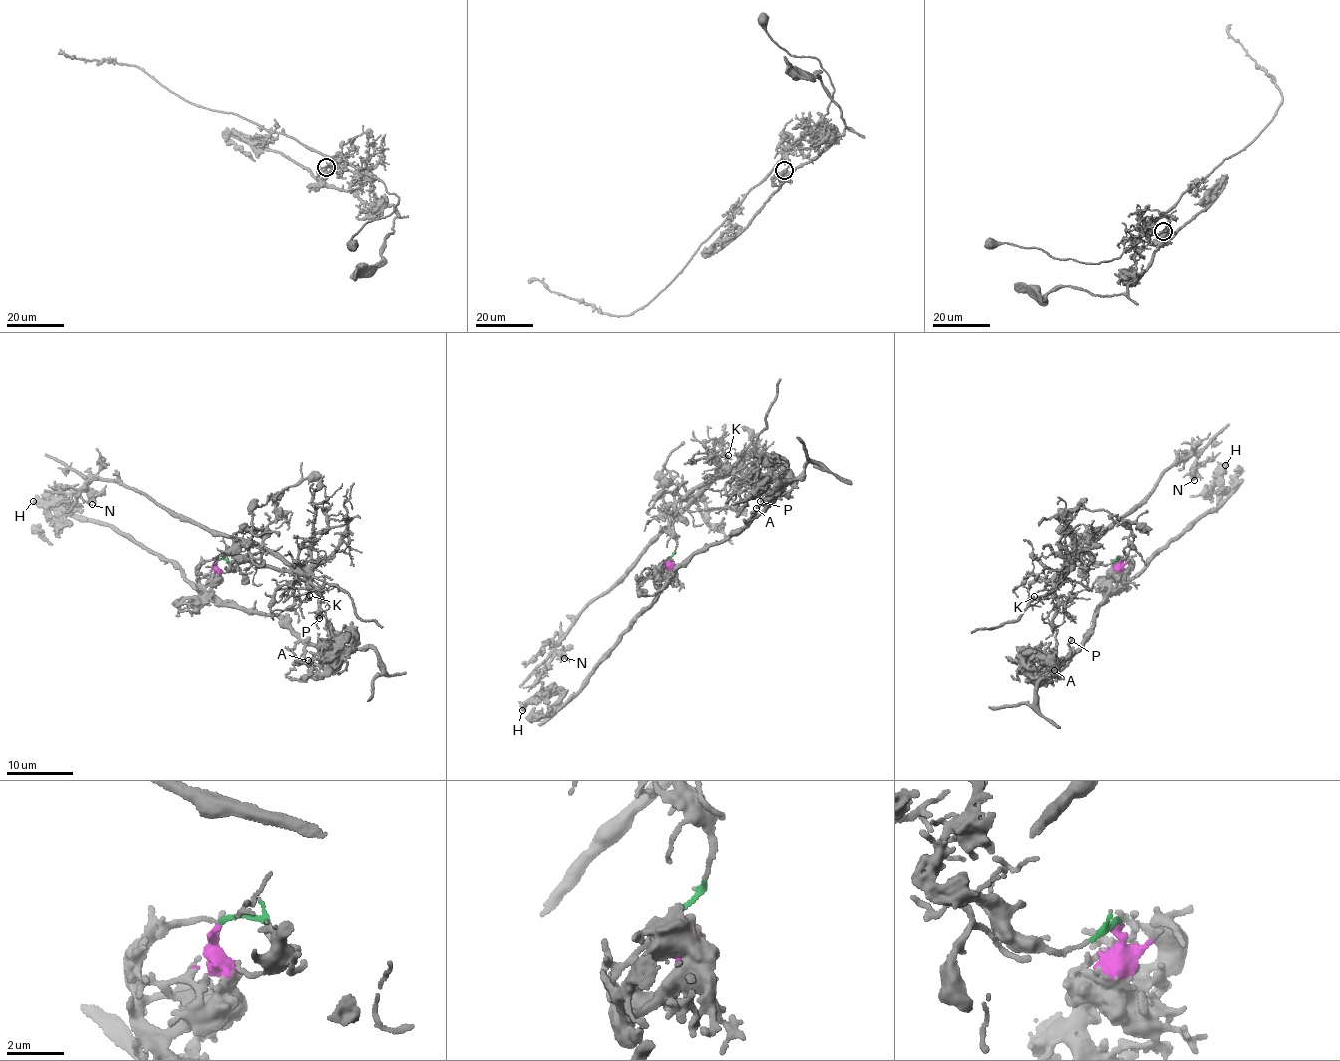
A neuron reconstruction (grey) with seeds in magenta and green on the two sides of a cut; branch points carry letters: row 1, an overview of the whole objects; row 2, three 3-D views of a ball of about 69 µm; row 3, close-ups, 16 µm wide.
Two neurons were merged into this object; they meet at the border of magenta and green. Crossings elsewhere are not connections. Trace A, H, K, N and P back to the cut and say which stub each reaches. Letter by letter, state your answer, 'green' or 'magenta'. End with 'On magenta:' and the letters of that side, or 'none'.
A: magenta
H: magenta
K: green
N: green
P: magenta
On magenta: A, H, P

